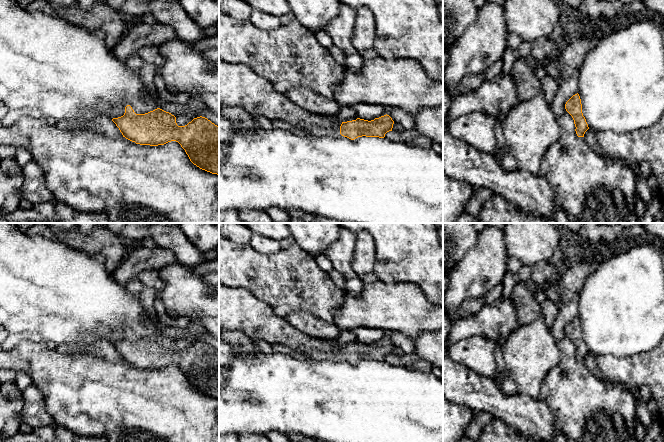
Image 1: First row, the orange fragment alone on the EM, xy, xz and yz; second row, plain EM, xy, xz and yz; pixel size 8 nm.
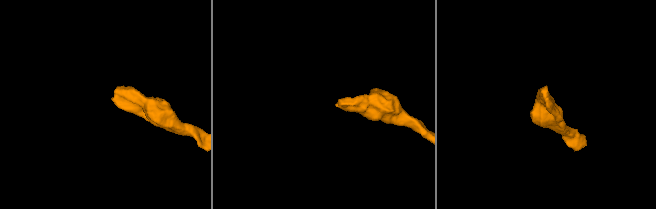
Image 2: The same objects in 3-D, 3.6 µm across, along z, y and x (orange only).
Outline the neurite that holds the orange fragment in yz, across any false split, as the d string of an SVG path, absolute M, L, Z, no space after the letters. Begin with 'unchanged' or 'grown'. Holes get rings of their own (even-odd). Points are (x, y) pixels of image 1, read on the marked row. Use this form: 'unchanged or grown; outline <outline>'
unchanged; outline M579 94L573 95L565 104L566 111L572 116L575 124L575 131L578 137L584 137L589 129L585 117L582 113L582 104Z

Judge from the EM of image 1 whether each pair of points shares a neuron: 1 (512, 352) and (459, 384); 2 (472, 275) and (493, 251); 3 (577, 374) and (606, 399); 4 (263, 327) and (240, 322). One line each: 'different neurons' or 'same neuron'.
1: different neurons
2: same neuron
3: same neuron
4: same neuron

